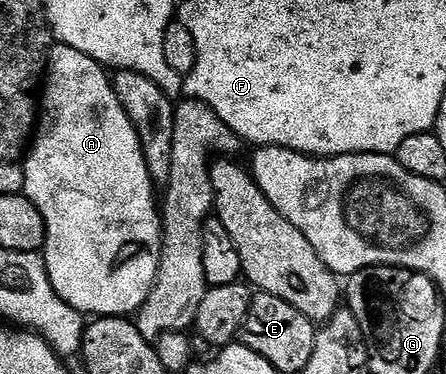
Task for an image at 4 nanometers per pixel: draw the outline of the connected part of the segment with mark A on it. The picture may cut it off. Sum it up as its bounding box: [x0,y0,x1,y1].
[24,44,162,318]

